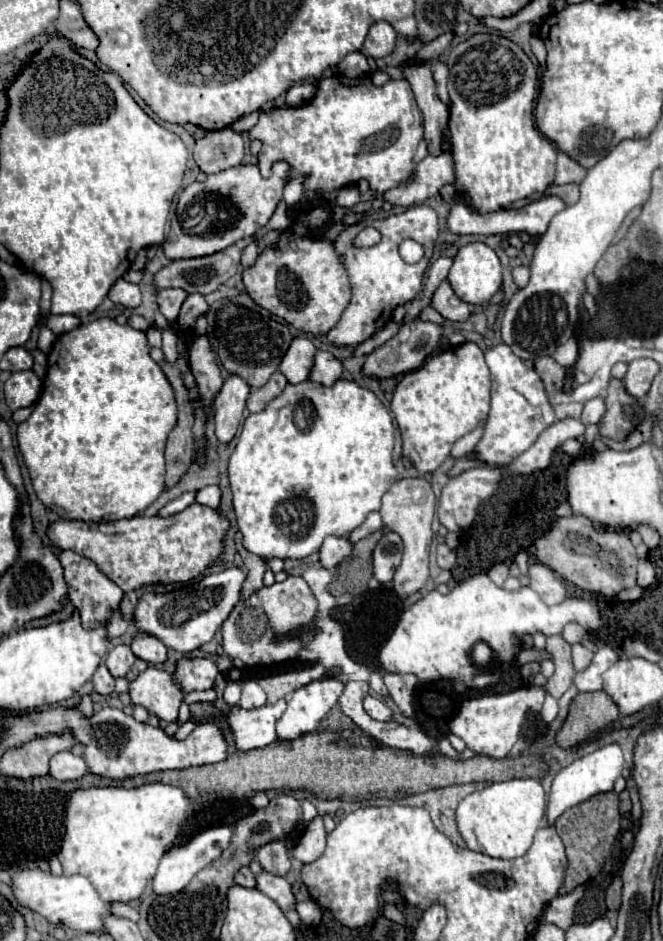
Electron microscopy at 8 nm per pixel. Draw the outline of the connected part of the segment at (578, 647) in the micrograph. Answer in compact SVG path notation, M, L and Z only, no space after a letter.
M575 644L573 646L573 666L575 666L575 670L587 668L591 658L593 658L593 652L589 648L585 648L583 644Z

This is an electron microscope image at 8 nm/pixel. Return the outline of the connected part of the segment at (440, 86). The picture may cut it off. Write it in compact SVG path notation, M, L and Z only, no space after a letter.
M443 62L433 64L433 78L437 84L437 96L441 102L449 104L449 94L447 94L447 66Z

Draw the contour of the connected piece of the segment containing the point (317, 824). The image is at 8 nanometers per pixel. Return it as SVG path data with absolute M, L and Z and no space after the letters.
M315 816L307 826L303 836L299 838L297 846L293 848L293 856L299 862L313 862L317 860L325 850L325 828L323 828L323 818Z

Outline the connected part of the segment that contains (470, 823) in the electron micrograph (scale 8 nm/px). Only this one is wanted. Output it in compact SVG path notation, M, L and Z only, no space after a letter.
M513 778L507 782L493 782L461 800L457 808L457 826L467 848L493 858L511 860L529 850L533 836L545 818L547 804L548 798L539 780Z

